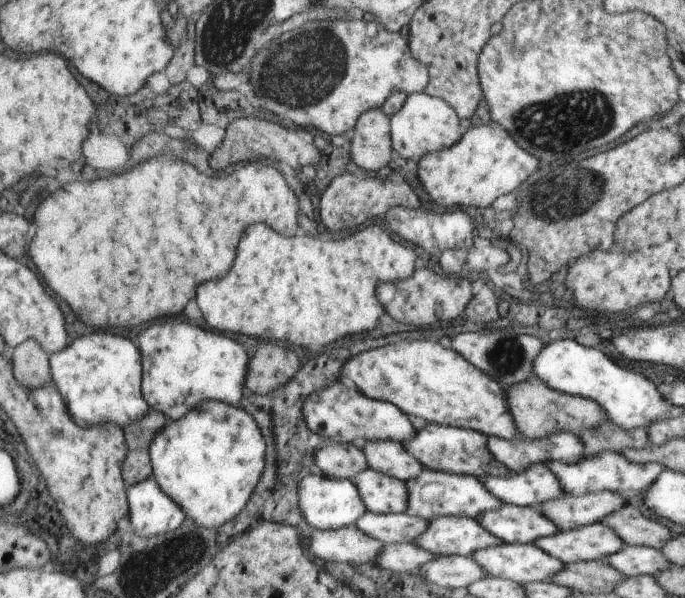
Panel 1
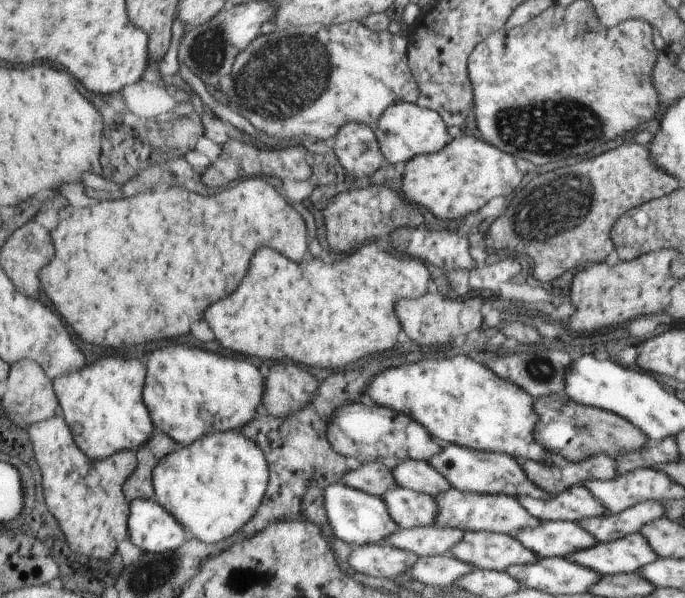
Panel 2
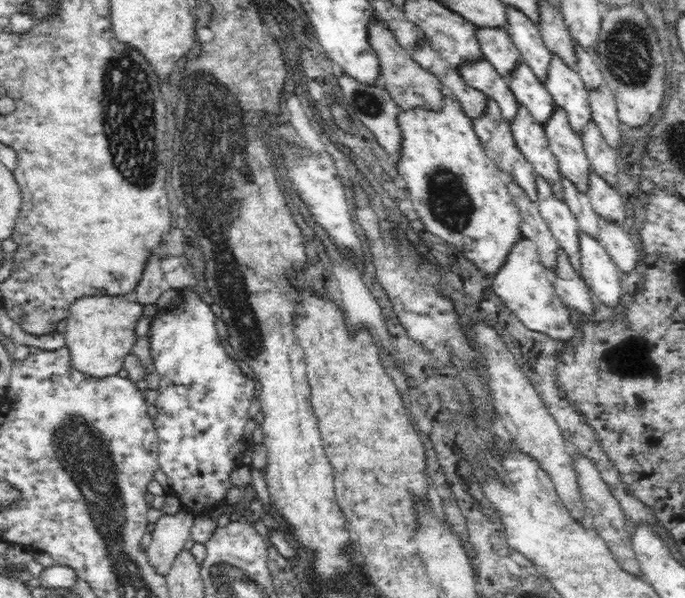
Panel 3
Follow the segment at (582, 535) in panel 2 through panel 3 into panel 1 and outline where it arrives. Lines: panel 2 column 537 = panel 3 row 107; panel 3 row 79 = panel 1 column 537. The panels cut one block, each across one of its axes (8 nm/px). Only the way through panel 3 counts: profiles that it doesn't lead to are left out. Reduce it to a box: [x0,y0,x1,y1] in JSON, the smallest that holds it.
[477,503,561,544]

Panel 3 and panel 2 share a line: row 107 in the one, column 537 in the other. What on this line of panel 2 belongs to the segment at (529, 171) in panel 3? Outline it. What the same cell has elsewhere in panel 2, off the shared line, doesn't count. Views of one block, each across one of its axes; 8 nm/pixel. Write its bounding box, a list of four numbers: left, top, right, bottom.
[428,444,553,500]

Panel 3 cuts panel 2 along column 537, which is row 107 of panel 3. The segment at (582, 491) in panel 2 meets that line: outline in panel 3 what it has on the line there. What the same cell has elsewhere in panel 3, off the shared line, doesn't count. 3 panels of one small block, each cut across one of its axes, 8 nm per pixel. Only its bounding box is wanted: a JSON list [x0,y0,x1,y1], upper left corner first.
[459,56,518,121]

